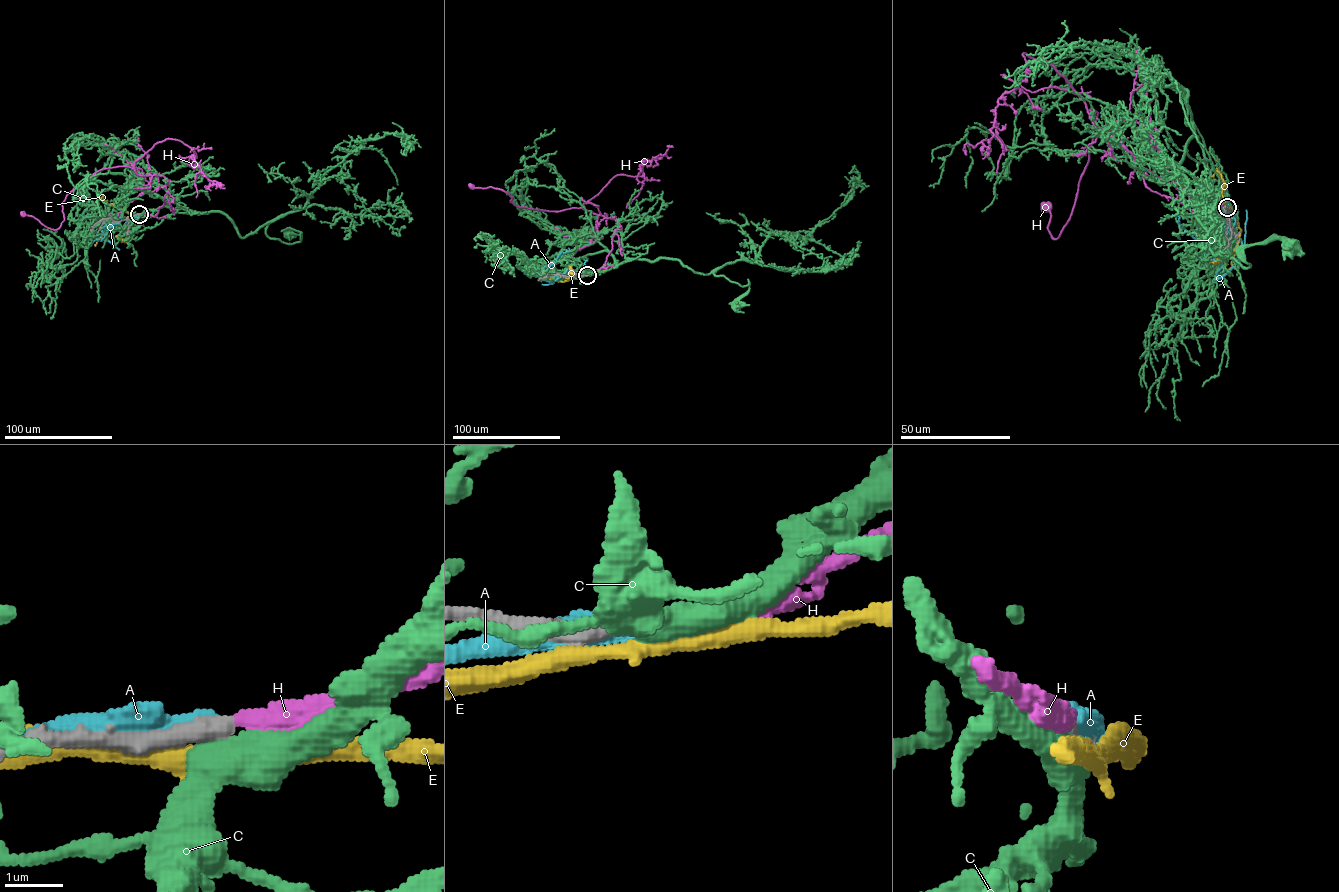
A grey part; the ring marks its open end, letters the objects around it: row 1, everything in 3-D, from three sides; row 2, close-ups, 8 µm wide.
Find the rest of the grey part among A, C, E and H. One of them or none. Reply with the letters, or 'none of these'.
H

